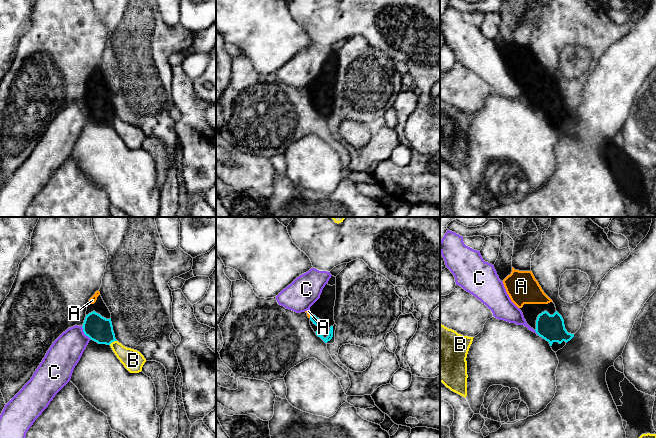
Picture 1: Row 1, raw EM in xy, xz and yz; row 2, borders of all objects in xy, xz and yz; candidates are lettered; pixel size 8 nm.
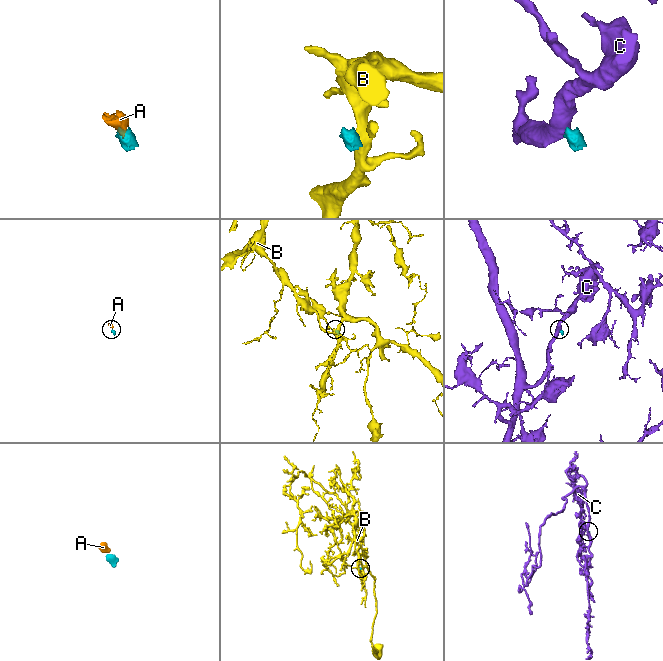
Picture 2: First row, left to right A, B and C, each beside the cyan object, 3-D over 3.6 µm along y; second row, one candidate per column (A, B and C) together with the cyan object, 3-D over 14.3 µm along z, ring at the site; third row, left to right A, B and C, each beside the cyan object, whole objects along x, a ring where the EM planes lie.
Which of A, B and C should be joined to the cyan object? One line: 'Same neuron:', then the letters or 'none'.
Same neuron: A

